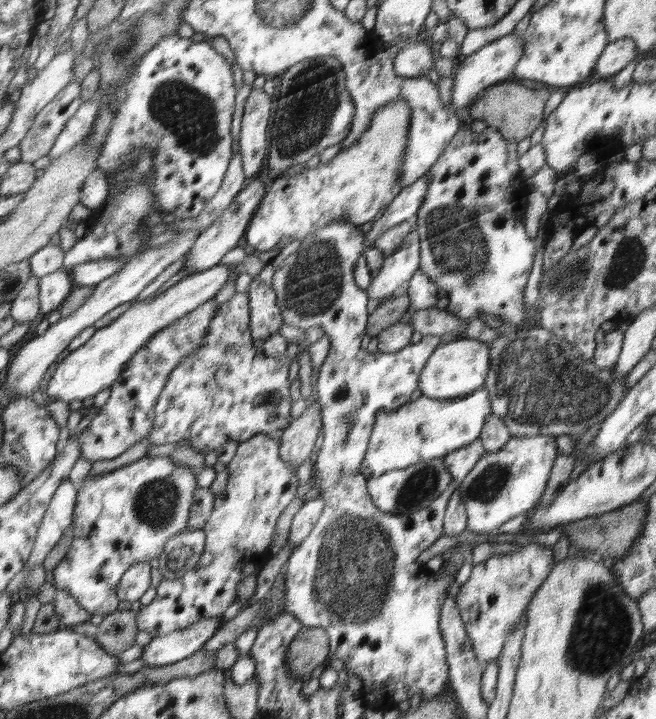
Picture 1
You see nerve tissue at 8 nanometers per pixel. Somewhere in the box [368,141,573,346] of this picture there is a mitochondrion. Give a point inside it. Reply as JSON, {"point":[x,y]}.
{"point":[459,246]}

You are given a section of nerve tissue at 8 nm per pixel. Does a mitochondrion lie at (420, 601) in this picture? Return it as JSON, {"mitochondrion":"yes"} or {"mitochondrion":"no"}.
{"mitochondrion":"no"}

